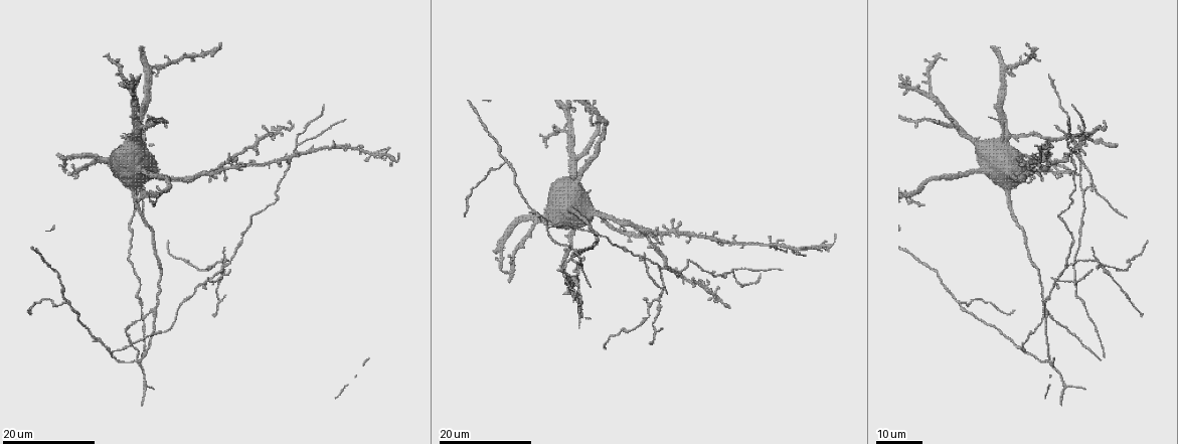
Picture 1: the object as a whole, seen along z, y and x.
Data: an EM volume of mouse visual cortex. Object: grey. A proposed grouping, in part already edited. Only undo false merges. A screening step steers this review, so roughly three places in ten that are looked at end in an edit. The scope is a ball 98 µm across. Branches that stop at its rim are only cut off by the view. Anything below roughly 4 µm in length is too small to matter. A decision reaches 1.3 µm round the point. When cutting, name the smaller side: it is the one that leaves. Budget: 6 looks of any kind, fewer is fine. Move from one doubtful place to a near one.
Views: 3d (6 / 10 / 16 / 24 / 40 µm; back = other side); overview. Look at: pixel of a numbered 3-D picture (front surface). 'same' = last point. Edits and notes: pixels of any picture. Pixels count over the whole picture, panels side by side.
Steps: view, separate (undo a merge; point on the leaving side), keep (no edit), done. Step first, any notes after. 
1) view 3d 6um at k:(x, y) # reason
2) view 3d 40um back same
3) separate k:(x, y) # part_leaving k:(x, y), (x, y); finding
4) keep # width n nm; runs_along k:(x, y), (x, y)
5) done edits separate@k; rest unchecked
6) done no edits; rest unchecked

view 3d 16um at 1:(299, 142) # three arms meet

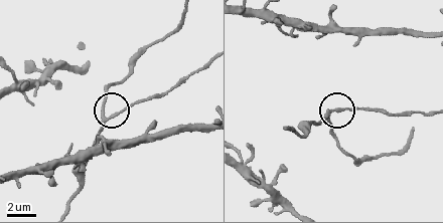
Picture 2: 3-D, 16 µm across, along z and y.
view 3d 6um at 2:(334, 109)

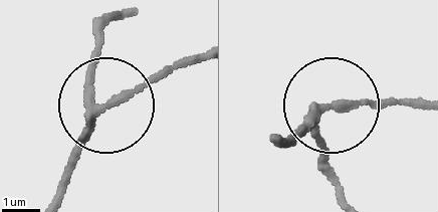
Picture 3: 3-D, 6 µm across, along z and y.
keep # arms 3; runs_along 3:(54, 194), (95, 117), (201, 56); continuous, no second cell

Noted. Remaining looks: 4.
view 3d 16um at 1:(223, 264) # two arms in line, one across

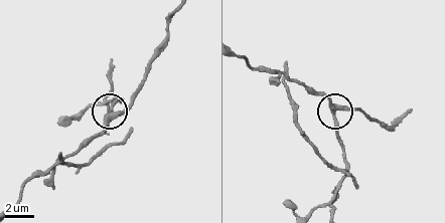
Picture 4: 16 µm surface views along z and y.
view 3d 6um at 4:(112, 114)

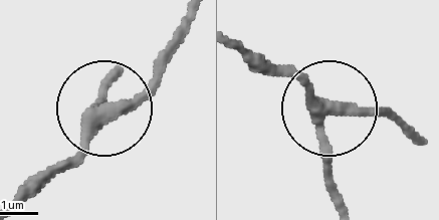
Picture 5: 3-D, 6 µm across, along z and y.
keep # width 320 nm; runs_along 5:(22, 203), (105, 110), (98, 87); all the same cell

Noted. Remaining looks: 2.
view 3d 24um at 1:(657, 298)

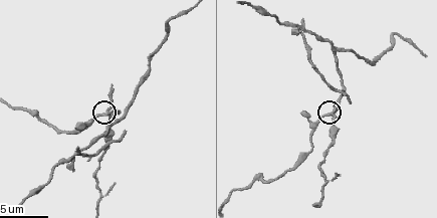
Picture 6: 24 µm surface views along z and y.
view 3d 10um at 6:(107, 115)

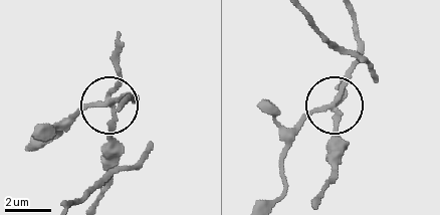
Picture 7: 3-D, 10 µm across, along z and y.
separate 7:(115, 68) # width 210 nm; two cells meet here

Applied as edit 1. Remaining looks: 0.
done edits separate@7; rest unchecked

